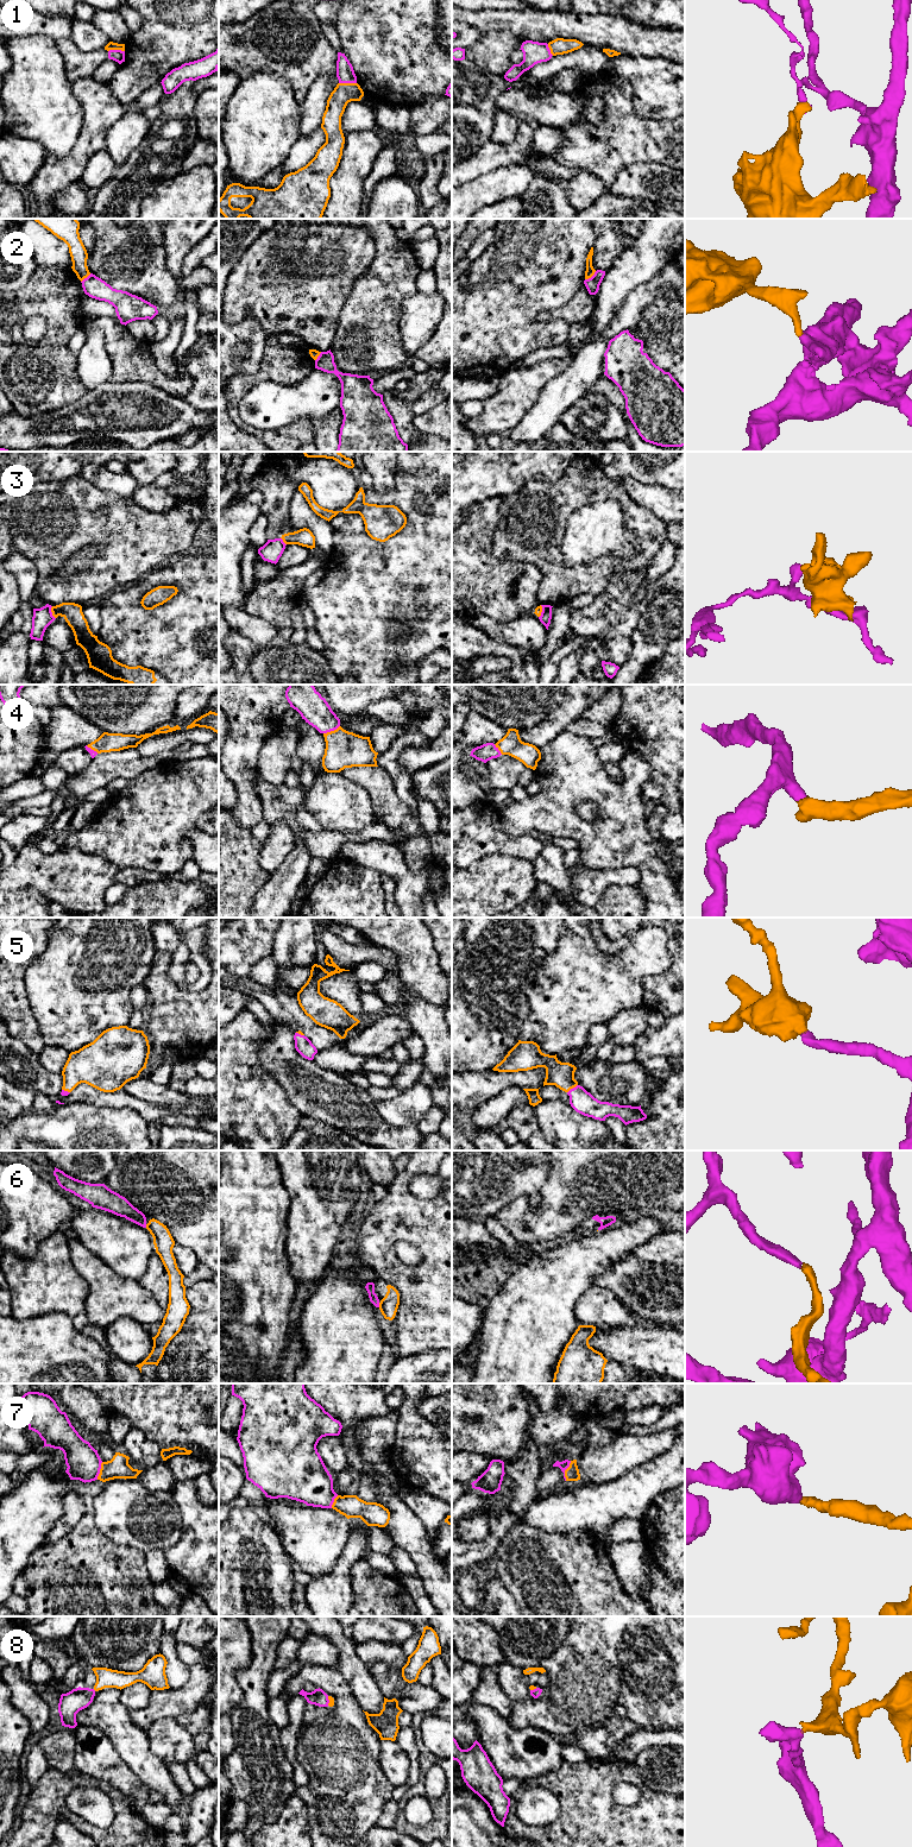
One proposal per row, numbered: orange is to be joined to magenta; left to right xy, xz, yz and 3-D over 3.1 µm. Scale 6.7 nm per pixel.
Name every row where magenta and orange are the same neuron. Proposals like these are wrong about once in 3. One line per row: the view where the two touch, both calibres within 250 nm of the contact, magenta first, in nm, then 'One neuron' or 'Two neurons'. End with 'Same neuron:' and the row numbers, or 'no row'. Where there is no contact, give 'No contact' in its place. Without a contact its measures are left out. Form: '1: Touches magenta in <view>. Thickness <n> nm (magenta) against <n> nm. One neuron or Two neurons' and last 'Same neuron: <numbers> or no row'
1: Touches magenta in xz. Thickness 120 nm (magenta) against 140 nm. Two neurons
2: Touches magenta in yz. Thickness 100 nm (magenta) against 70 nm. Two neurons
3: Touches magenta in xy. Thickness 130 nm (magenta) against 130 nm. Two neurons
4: Touches magenta in xz. Thickness 200 nm (magenta) against 240 nm. One neuron
5: Touches magenta in yz. Thickness 160 nm (magenta) against 170 nm. One neuron
6: Touches magenta in xz. Thickness 60 nm (magenta) against 120 nm. One neuron
7: Touches magenta in yz. Thickness 60 nm (magenta) against 100 nm. One neuron
8: Touches magenta in xz. Thickness 110 nm (magenta) against 40 nm. One neuron
Same neuron: 4, 5, 6, 7, 8

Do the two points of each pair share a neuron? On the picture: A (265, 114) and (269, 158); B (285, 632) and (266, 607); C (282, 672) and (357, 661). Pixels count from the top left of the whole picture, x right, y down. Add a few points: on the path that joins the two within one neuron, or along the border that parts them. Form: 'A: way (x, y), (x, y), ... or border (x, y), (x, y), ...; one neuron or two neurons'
A: way (265, 125), (266, 147); one neuron
B: way (284, 626), (272, 613); one neuron
C: border (322, 654), (333, 672); two neurons

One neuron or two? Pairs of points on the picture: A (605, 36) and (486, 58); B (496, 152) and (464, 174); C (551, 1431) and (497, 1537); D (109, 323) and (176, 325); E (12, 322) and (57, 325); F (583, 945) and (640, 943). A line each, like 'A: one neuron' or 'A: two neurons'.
A: two neurons
B: one neuron
C: one neuron
D: two neurons
E: one neuron
F: one neuron

